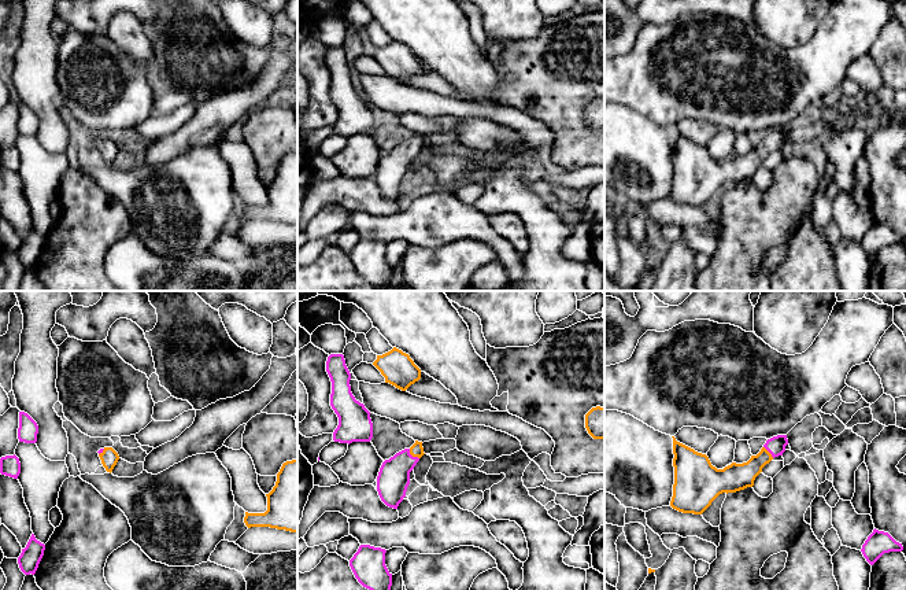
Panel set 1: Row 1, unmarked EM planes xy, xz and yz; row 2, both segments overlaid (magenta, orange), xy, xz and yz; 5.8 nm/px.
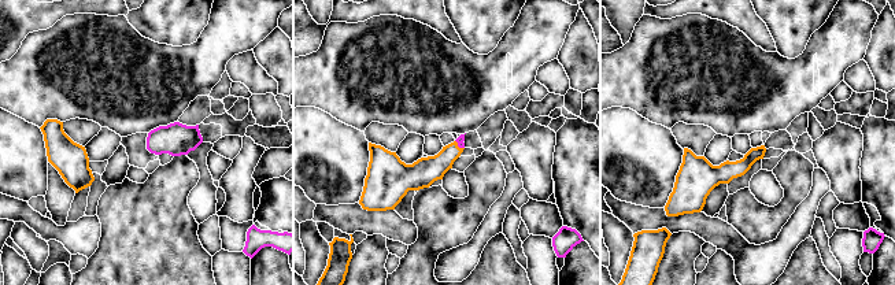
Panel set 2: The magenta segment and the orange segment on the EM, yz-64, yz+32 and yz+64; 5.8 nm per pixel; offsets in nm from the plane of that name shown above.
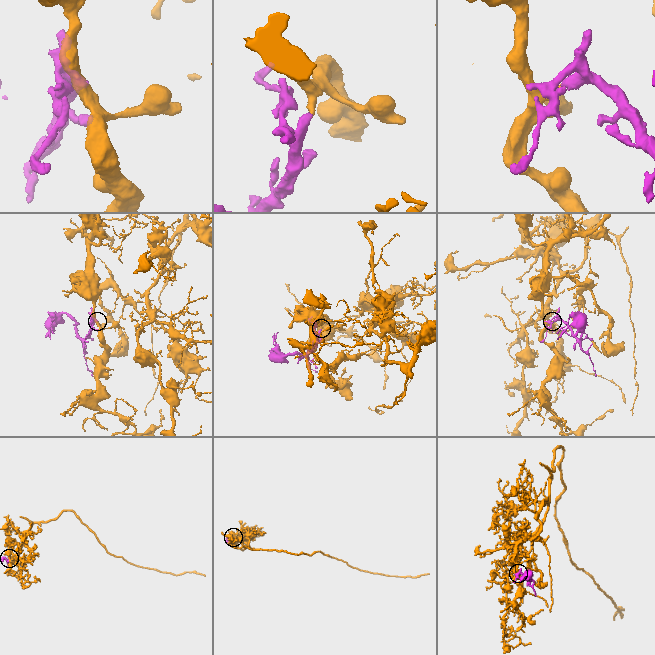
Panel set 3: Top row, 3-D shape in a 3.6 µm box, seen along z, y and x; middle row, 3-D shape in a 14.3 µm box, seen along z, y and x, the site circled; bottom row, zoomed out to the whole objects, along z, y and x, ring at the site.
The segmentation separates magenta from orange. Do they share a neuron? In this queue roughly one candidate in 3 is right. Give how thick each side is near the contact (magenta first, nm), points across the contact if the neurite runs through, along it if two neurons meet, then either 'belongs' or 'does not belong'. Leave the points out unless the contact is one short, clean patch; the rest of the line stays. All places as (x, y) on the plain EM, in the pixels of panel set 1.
190/80 nm | across xz (394, 170), (394, 166), (411, 148), (415, 143) | belongs

